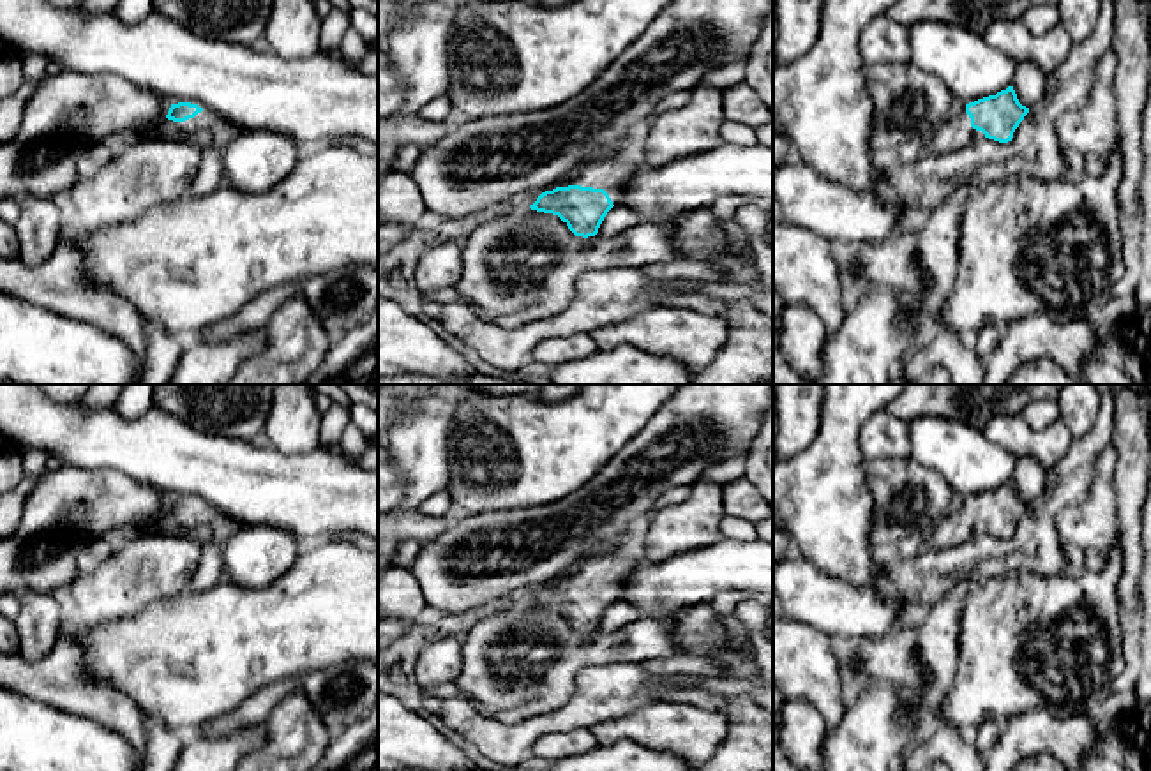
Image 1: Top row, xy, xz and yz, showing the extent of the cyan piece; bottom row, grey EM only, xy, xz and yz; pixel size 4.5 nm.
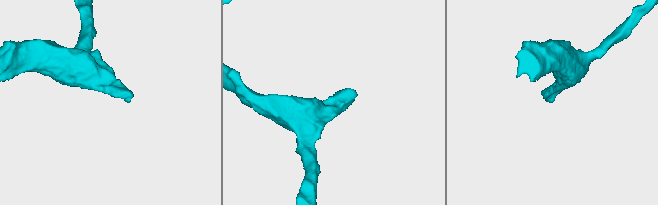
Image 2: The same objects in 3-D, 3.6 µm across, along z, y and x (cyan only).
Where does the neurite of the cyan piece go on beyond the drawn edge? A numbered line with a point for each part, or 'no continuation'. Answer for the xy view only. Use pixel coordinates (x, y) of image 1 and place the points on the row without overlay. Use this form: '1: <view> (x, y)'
1: xy (207, 524)

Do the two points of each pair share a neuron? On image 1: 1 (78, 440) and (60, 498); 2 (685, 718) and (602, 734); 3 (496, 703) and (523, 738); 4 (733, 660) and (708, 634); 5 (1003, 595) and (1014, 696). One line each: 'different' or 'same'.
1: different
2: same
3: different
4: same
5: same

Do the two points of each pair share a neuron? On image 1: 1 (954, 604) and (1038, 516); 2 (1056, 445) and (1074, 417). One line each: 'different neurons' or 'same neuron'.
1: different neurons
2: different neurons

